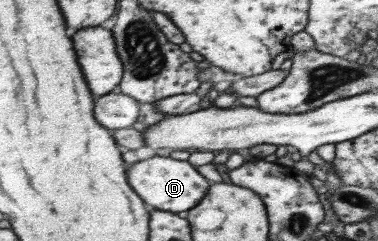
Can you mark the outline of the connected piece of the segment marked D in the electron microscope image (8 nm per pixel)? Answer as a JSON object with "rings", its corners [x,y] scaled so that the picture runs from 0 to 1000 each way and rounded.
{"rings":[[[410,643],[347,680],[333,701],[333,747],[378,842],[399,851],[407,871],[452,876],[452,884],[474,884],[516,859],[553,776],[542,739],[495,664],[463,664],[447,647]]]}

